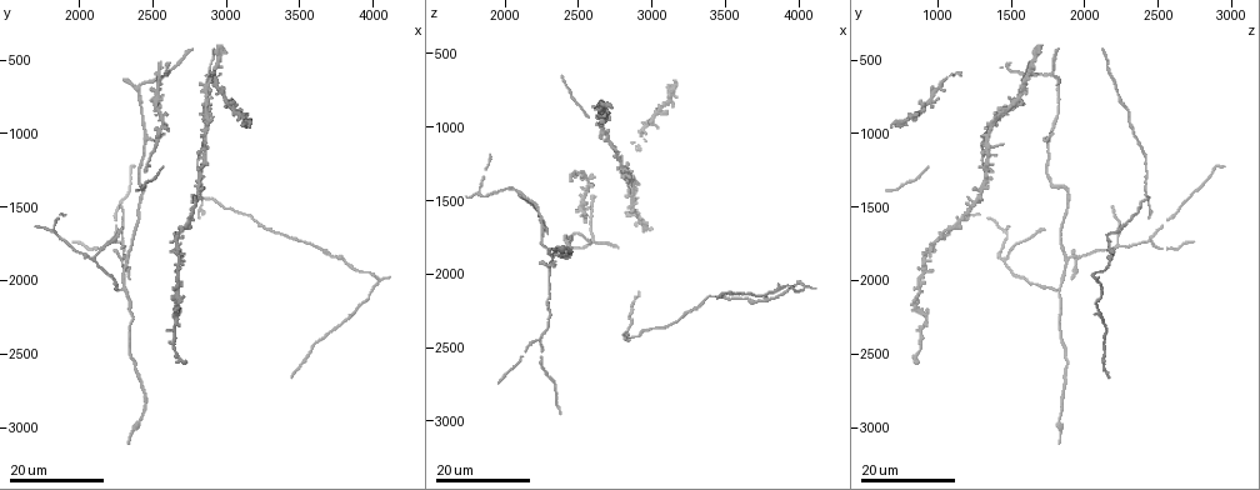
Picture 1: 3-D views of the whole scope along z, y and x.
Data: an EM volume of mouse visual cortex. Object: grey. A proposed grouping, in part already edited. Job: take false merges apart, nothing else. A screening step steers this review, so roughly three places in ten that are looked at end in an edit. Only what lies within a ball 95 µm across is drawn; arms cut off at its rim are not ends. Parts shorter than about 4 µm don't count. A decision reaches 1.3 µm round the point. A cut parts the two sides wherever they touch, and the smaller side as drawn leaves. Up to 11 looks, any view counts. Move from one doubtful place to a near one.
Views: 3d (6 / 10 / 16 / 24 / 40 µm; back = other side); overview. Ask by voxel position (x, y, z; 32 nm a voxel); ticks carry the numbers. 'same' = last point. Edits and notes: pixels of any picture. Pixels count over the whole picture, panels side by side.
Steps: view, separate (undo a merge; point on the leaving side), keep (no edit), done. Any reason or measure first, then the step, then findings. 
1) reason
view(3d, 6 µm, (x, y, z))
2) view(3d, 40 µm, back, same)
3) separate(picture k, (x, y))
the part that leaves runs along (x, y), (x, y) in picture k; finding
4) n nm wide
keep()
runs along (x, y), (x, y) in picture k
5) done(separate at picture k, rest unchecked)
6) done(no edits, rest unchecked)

three arms meet
view(3d, 16 µm, (2560, 960, 1340))

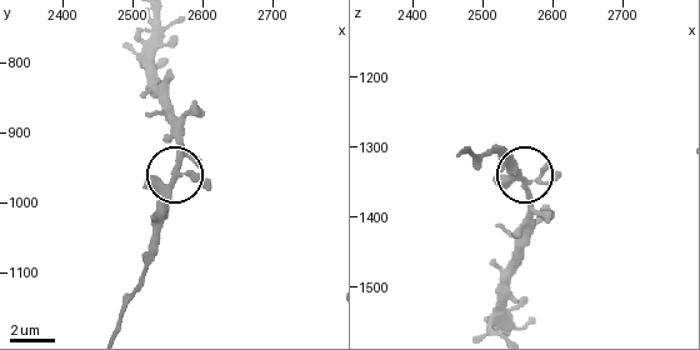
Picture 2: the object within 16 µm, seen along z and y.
view(3d, 6 µm, (2565, 955, 1355))

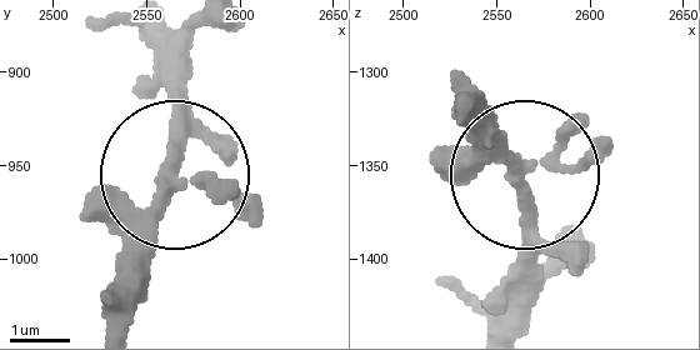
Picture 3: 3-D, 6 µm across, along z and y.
220 nm wide
keep()
all the same cell

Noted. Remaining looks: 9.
three-way junction
view(3d, 24 µm, (2080, 1860, 1460))

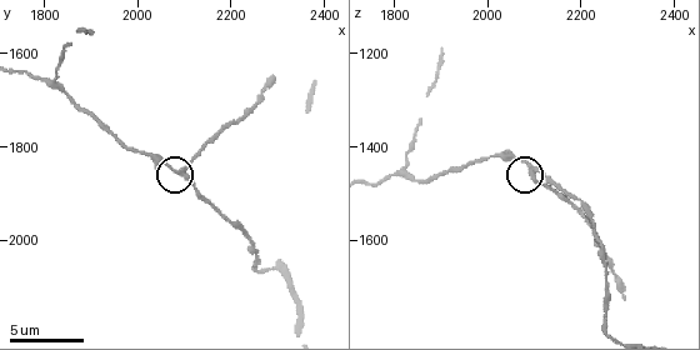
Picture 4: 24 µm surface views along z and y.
view(3d, 6 µm, (2090, 1850, 1455))

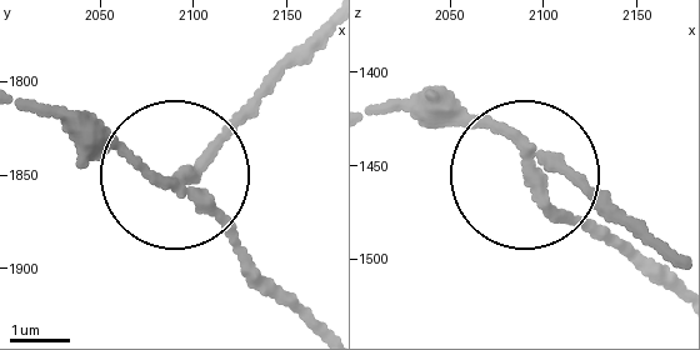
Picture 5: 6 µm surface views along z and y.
3 arms
separate(picture 5, (226, 130))
the part that leaves runs along (179, 185), (328, 36) in picture 5; two cells meet here

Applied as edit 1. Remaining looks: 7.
branch point
view(3d, 16 µm, (2220, 1720, 2440))

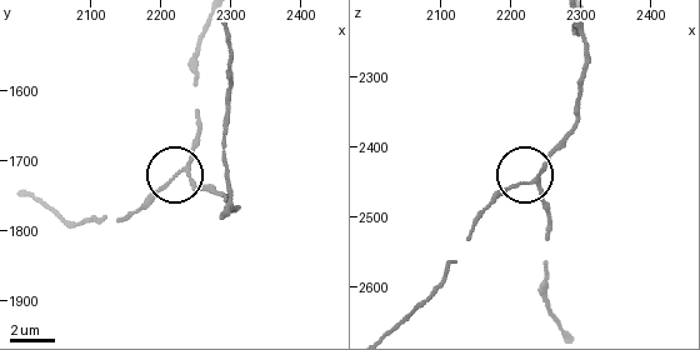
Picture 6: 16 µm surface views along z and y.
view(3d, 6 µm, (2235, 1715, 2445))

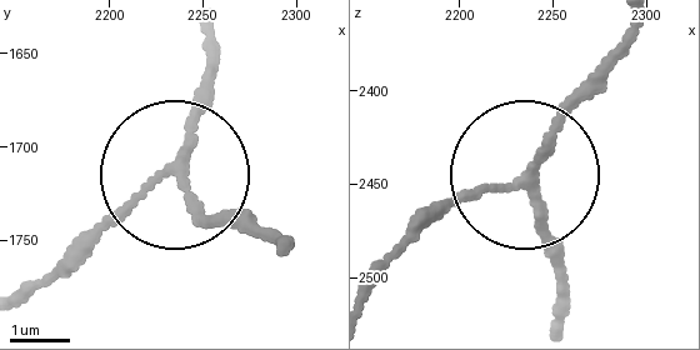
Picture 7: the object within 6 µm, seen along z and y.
140 nm wide
keep()
one cell here

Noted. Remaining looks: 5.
view(3d, 24 µm, (2820, 1420, 2440))

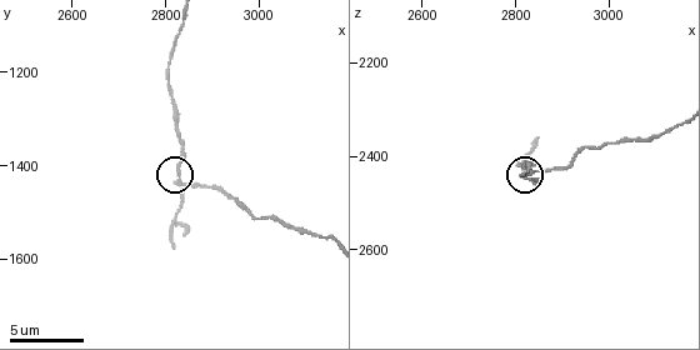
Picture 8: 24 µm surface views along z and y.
view(3d, 10 µm, (2825, 1425, 2420))

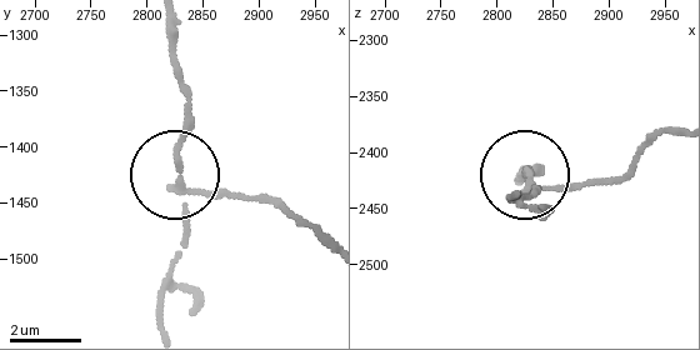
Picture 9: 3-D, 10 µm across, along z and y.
separate(picture 9, (243, 198))
the part that leaves runs along (190, 191), (276, 200), (321, 233) in picture 9; a second cell is stuck on

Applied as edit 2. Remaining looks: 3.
a fork
view(3d, 24 µm, (2280, 1760, 2220))

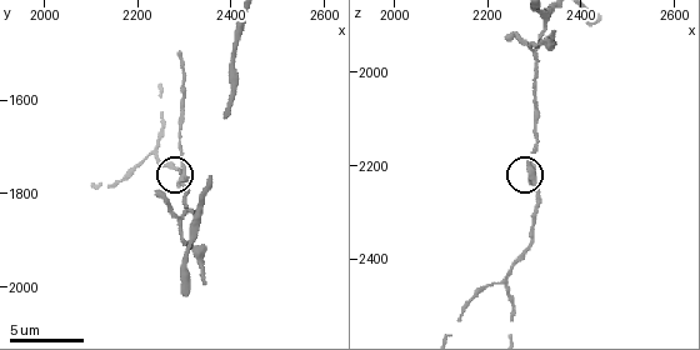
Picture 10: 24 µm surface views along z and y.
closer look
view(3d, 6 µm, (2295, 1760, 2230))

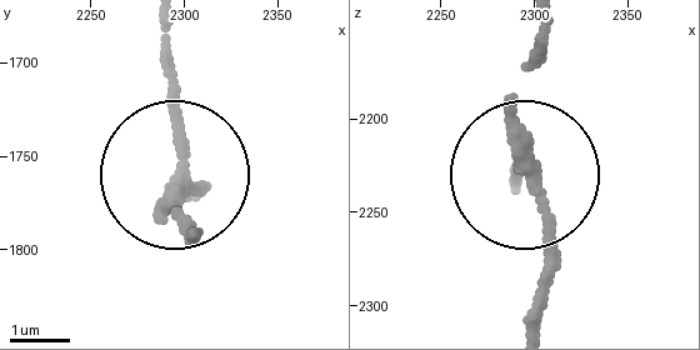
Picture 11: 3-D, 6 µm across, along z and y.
3 arms
keep()
runs along (194, 234), (169, 219), (184, 145), (169, 25) in picture 11; all the same cell

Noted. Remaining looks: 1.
done(separate at picture 5, separate at picture 9, rest unchecked)

